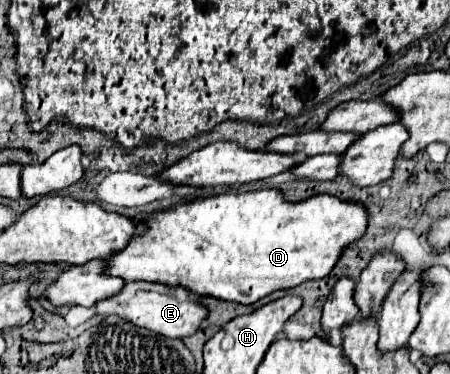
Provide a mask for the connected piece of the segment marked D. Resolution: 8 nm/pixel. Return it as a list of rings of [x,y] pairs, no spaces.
[[[278,188],[254,190],[254,192],[244,192],[244,194],[234,194],[234,192],[218,194],[218,196],[210,196],[210,198],[204,198],[204,200],[190,202],[190,204],[180,204],[172,210],[162,210],[162,212],[154,212],[154,214],[140,214],[138,218],[144,218],[148,222],[148,230],[142,236],[134,236],[122,252],[118,252],[118,254],[114,254],[112,258],[106,260],[108,272],[112,276],[120,276],[126,282],[146,280],[146,282],[162,282],[162,284],[168,284],[168,286],[184,286],[198,296],[216,296],[216,298],[232,300],[232,302],[238,302],[238,304],[254,304],[256,300],[272,294],[274,290],[294,288],[294,286],[298,286],[306,280],[324,278],[334,268],[334,264],[338,262],[344,248],[348,248],[352,242],[358,242],[364,236],[364,230],[368,226],[368,210],[364,210],[364,206],[360,206],[360,202],[344,202],[344,200],[340,200],[336,196],[330,196],[330,194],[312,194],[306,200],[290,202],[290,200],[286,200],[286,194]]]

